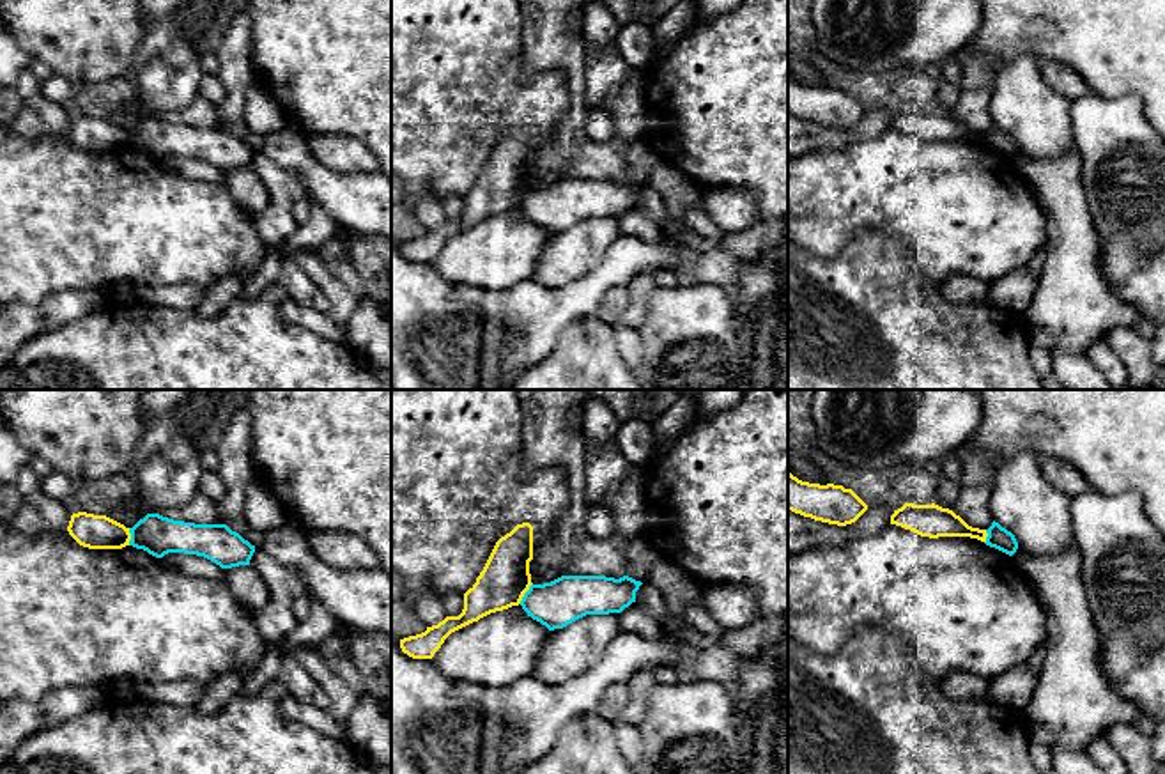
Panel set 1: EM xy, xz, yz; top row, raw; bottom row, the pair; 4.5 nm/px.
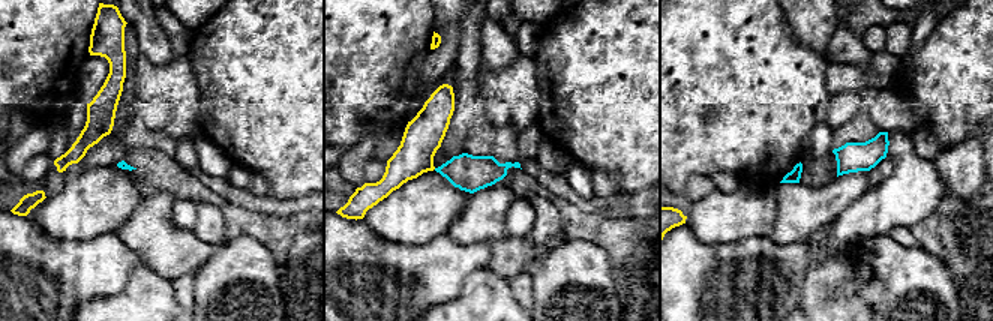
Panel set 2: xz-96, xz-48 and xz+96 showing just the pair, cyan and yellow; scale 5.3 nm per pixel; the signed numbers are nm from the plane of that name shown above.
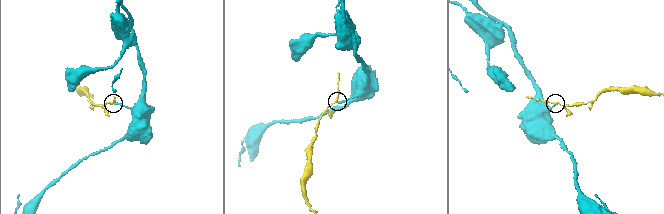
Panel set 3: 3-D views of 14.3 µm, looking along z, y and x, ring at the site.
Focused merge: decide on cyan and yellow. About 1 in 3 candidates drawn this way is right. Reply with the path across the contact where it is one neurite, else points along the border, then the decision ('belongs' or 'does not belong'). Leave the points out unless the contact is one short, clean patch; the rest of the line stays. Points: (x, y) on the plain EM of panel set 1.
border along xz (532, 186), (519, 206); does not belong

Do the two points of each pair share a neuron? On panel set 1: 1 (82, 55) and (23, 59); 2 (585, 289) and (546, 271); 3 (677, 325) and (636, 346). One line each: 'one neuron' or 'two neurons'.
1: two neurons
2: two neurons
3: two neurons

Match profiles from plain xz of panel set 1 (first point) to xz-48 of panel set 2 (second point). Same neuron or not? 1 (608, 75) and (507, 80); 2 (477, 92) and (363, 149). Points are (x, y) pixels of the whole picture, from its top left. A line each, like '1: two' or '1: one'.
1: two
2: two

